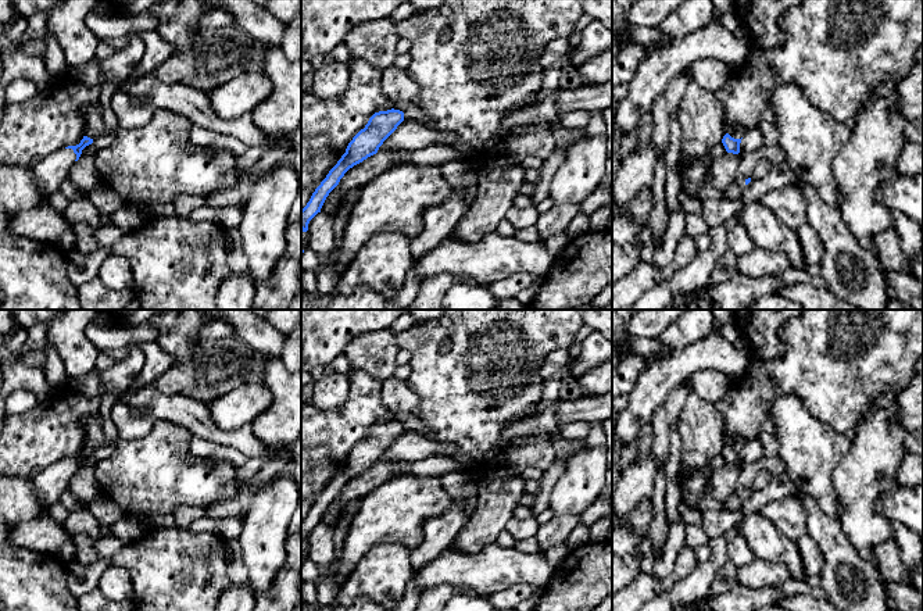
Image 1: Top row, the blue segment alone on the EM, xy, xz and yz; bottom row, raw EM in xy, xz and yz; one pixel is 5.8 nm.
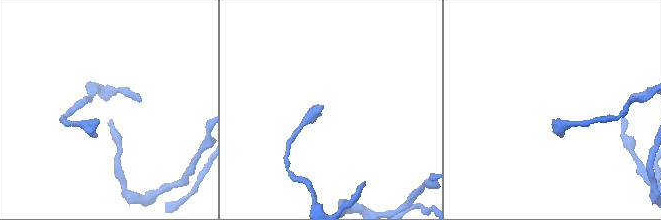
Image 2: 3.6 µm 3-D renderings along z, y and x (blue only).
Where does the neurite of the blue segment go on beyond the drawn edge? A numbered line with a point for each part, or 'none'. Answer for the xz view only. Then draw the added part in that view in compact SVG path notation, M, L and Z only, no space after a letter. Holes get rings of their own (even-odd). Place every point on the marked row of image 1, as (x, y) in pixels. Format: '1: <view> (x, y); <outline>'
none

